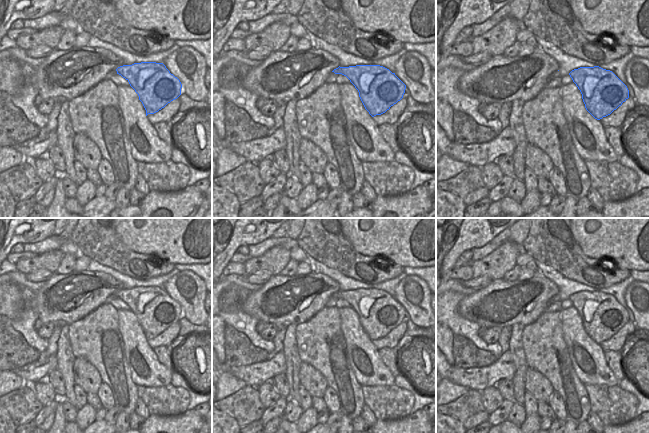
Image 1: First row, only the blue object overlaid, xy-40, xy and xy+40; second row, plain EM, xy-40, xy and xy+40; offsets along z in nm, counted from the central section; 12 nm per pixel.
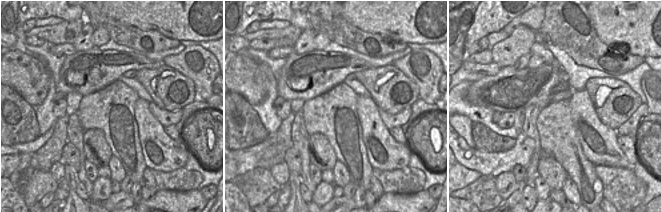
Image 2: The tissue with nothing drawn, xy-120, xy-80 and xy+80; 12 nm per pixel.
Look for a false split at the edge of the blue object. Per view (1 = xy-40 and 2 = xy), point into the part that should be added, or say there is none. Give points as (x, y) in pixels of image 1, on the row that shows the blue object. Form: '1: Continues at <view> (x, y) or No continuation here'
1: No continuation here
2: No continuation here

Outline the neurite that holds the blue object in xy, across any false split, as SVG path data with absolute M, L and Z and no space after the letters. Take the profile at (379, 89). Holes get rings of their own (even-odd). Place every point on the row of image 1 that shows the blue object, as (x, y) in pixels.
M380 65L339 66L332 72L342 74L350 80L372 117L385 113L405 93L406 85L395 73Z

